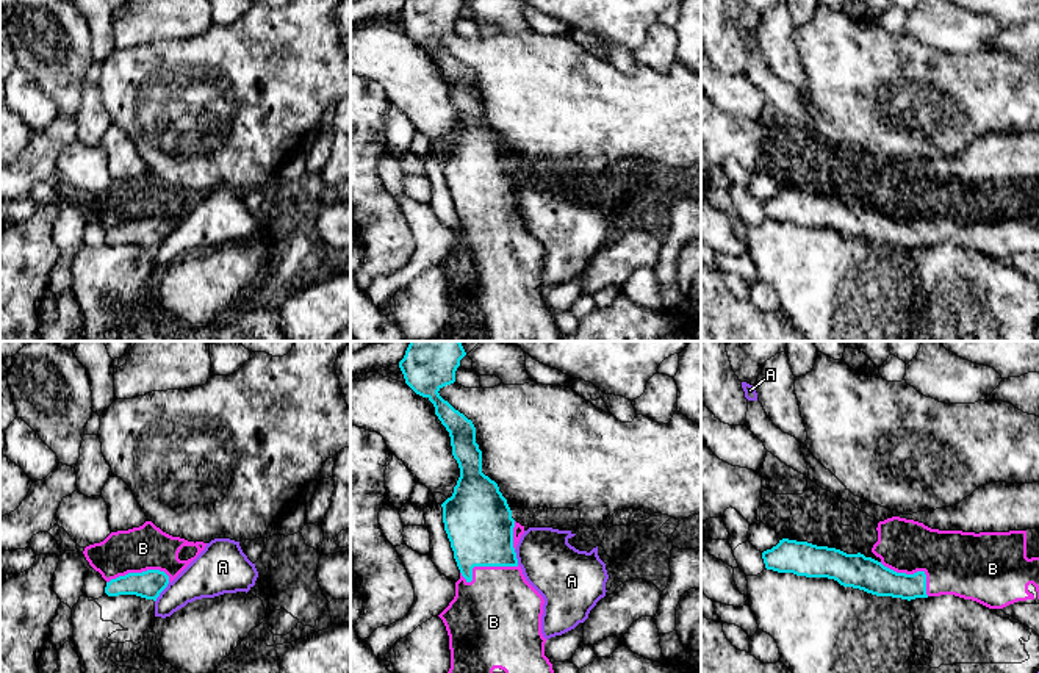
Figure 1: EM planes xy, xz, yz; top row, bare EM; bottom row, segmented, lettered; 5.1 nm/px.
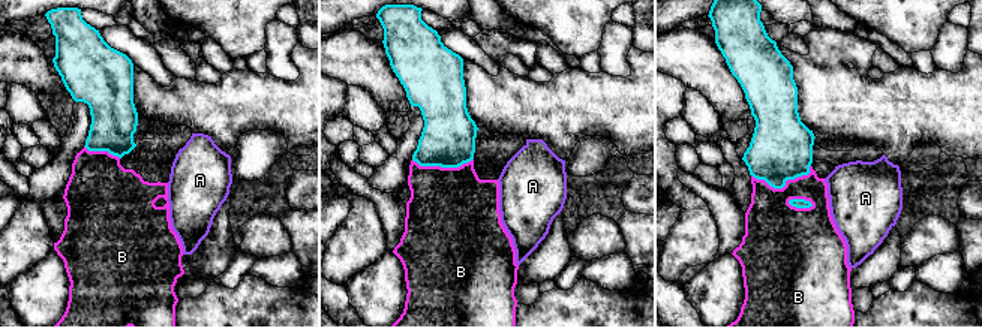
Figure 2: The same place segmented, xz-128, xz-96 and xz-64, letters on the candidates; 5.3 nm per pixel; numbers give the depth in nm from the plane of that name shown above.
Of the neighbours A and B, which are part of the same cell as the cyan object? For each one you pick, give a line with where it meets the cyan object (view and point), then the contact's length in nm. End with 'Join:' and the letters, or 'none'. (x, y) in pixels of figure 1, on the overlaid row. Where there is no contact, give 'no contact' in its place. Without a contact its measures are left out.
B: xz (484, 565) | 300 nm
Join: B

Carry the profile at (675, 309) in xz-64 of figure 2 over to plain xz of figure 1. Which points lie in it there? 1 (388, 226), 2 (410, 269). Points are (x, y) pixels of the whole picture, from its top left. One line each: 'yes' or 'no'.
1: no
2: yes

